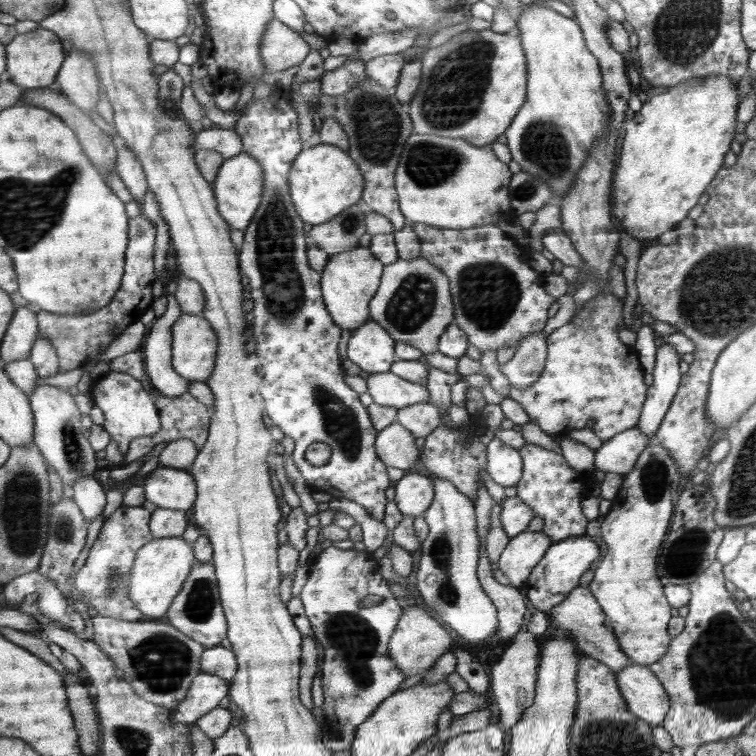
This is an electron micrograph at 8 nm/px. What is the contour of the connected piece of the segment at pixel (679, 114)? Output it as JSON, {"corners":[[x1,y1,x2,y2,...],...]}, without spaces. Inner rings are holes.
{"corners":[[730,76,694,78,668,87,666,92,647,99,640,110,632,113,631,120,626,121,626,137,619,152,618,172,614,176,614,215,624,227,624,232,642,243,674,229,688,216,698,198,708,191,709,184,722,169,724,156,730,152,738,130,738,104,743,97]]}

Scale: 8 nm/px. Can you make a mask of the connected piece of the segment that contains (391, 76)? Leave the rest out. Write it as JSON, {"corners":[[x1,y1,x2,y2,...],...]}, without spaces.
{"corners":[[401,53,379,55,365,62,365,74,383,87,394,90,405,64]]}

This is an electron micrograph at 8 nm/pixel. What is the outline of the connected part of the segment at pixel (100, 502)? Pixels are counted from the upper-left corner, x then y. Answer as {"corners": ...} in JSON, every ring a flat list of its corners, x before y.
{"corners":[[94,476,84,477,73,487,74,500,81,507,84,517,89,522,104,515,108,496,105,486]]}

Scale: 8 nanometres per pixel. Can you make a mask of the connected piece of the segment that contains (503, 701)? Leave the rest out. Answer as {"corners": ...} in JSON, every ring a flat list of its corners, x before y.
{"corners":[[520,631,515,634,511,645,505,648,499,661,492,668,490,685,491,699,498,704,500,719,496,722,506,731,512,728,524,714,528,706,532,706,535,699,535,684,537,681,537,666,539,664,536,655,541,649,537,643,539,636,528,631]]}

